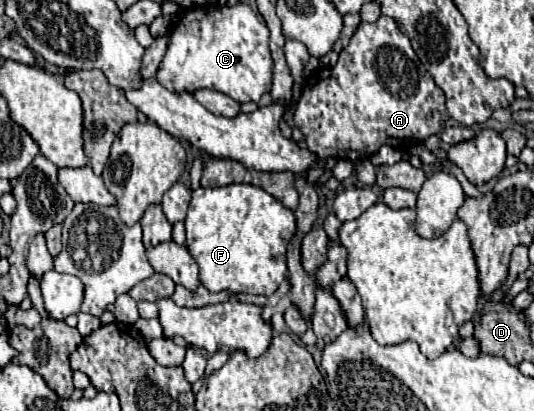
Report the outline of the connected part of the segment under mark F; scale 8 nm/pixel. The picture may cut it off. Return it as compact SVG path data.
M228 184L228 186L220 186L220 188L198 188L198 190L192 192L192 200L190 200L190 206L188 206L188 216L184 220L184 226L186 226L186 248L190 250L192 258L196 260L196 264L200 268L200 282L202 282L202 286L206 286L206 290L210 290L210 292L226 290L230 294L266 294L268 296L268 294L274 294L276 288L280 286L280 282L284 280L284 274L286 274L286 246L296 232L296 218L288 208L284 208L274 196L270 196L262 188L252 186L252 184Z

